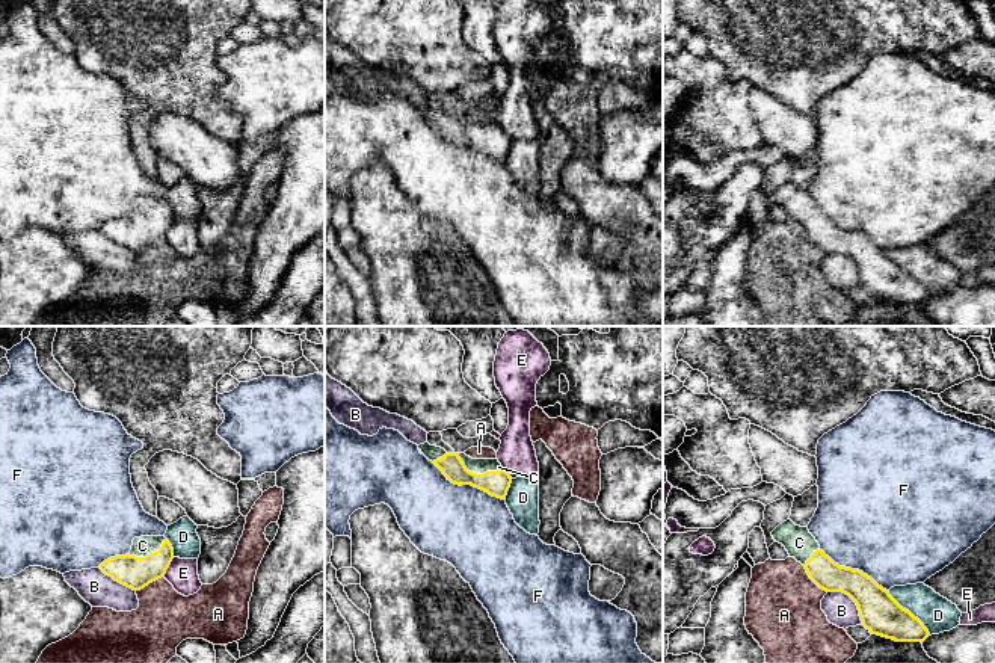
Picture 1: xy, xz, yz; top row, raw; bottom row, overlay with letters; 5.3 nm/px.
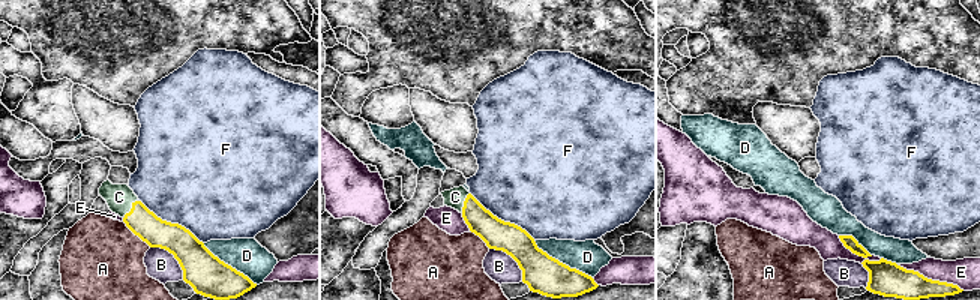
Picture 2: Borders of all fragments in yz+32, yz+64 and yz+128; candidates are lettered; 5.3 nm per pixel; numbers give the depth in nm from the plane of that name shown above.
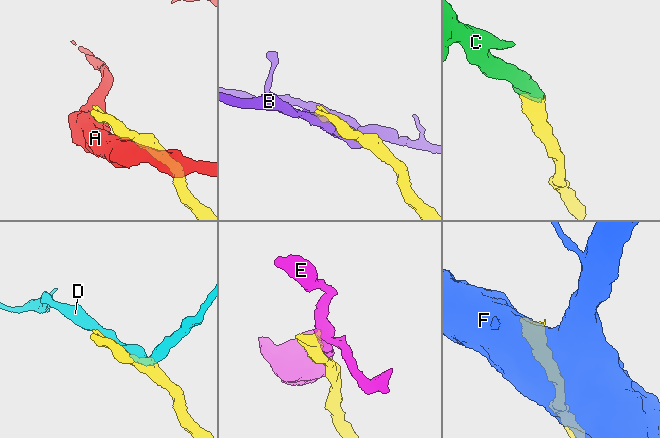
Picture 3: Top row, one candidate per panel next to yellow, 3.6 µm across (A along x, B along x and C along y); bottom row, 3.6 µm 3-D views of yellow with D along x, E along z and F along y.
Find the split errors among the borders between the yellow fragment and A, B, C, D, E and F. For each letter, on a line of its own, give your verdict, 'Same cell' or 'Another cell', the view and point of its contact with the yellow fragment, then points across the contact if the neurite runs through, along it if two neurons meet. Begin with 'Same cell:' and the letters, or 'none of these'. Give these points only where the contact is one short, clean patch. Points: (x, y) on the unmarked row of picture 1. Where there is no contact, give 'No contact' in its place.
Same cell: C
A: Another cell. Touches yellow at yz (813, 242). Boundary: yz (802, 227), (807, 236), (826, 254)
B: Another cell. Touches yellow at yz (852, 260)
C: Same cell. Touches yellow at xz (477, 136). Path across: xz (497, 145), (488, 136), (477, 136), (474, 127)
D: Another cell. Touches yellow at yz (909, 274)
E: Another cell. Touches yellow at xy (168, 228)
F: Another cell. Touches yellow at xz (468, 145)

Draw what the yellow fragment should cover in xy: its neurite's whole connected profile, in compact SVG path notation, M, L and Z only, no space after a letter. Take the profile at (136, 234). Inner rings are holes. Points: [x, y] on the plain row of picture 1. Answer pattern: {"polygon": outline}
{"polygon": "M140 198L133 201L128 216L104 222L100 231L115 243L140 252L165 239L174 220L174 210L165 198Z"}

